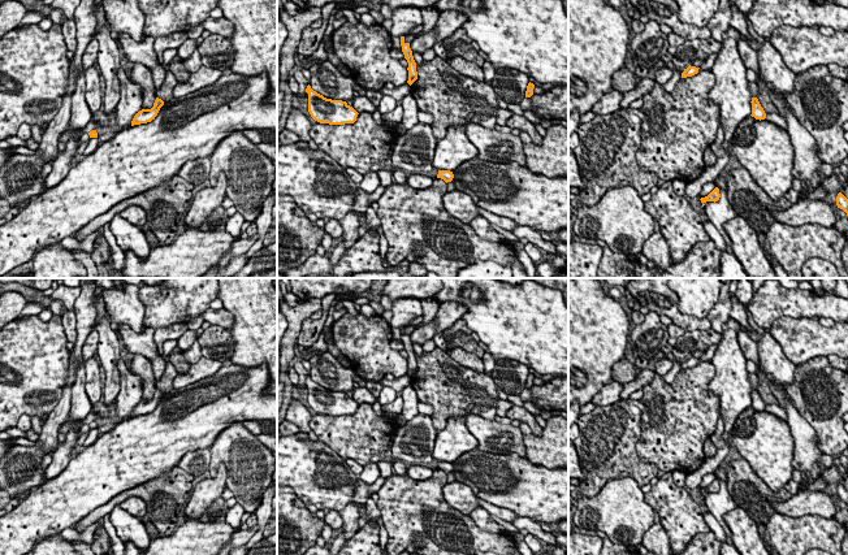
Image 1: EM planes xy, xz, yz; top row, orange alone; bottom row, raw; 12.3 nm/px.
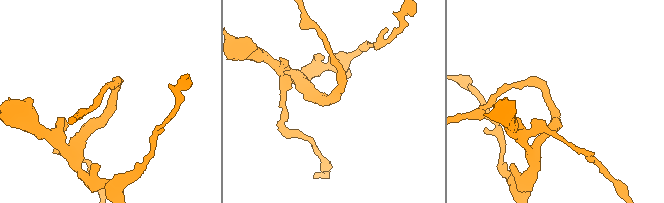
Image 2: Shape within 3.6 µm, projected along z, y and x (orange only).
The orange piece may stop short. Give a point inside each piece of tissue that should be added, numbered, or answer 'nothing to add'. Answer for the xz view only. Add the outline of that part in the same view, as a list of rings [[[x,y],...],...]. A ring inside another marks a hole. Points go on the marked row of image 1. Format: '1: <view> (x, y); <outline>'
nothing to add

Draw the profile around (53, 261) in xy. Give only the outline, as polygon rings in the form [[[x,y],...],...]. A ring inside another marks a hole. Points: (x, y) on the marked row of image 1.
[[[60,243],[38,250],[33,270],[33,278],[87,278],[86,266]]]

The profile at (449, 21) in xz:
[[[446,9],[440,13],[436,26],[429,32],[419,34],[410,43],[411,51],[423,53],[433,48],[437,42],[442,42],[460,29],[467,19],[467,16],[457,9]]]

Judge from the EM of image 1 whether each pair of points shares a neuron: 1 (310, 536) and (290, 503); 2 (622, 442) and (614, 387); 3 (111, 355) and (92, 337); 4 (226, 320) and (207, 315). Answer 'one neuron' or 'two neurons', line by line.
1: one neuron
2: two neurons
3: two neurons
4: one neuron

